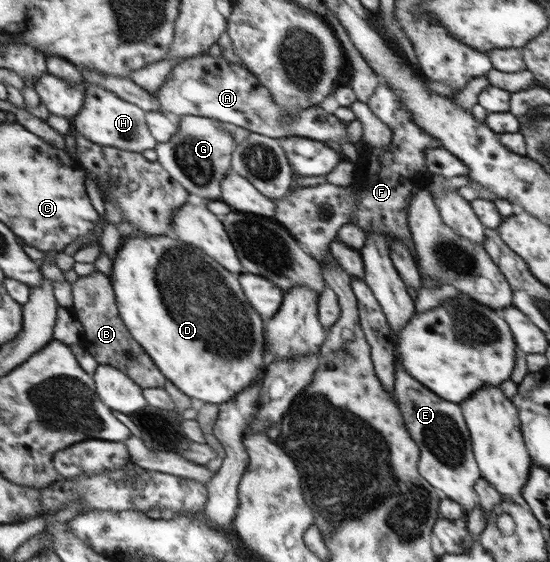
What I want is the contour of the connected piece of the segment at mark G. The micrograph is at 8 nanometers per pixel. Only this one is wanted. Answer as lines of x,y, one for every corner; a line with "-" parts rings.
186,115
180,120
180,130
171,142
159,143
156,151
160,162
177,181
181,181
189,189
189,181
201,189
203,197
221,197
223,195
223,177
229,175
231,171
231,153
235,149
235,139
231,131
227,129
228,125
218,119

